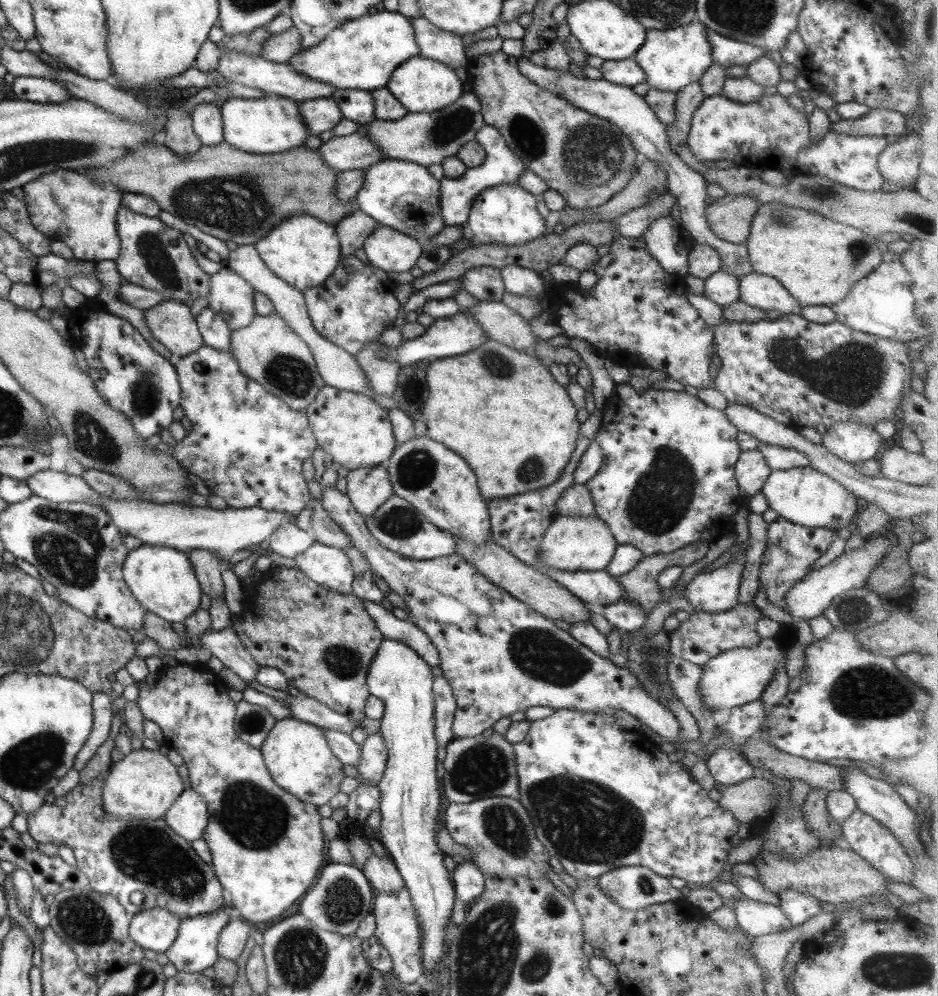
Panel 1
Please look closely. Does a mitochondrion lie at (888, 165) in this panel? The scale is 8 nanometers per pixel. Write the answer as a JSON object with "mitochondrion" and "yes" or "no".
{"mitochondrion":"no"}

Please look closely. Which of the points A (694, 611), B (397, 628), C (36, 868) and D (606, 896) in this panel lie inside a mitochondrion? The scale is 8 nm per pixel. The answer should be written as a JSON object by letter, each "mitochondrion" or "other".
{"A":"other","B":"other","C":"other","D":"other"}

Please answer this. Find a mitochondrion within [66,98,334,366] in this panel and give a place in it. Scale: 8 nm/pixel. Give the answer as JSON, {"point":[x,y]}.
{"point":[242,204]}

